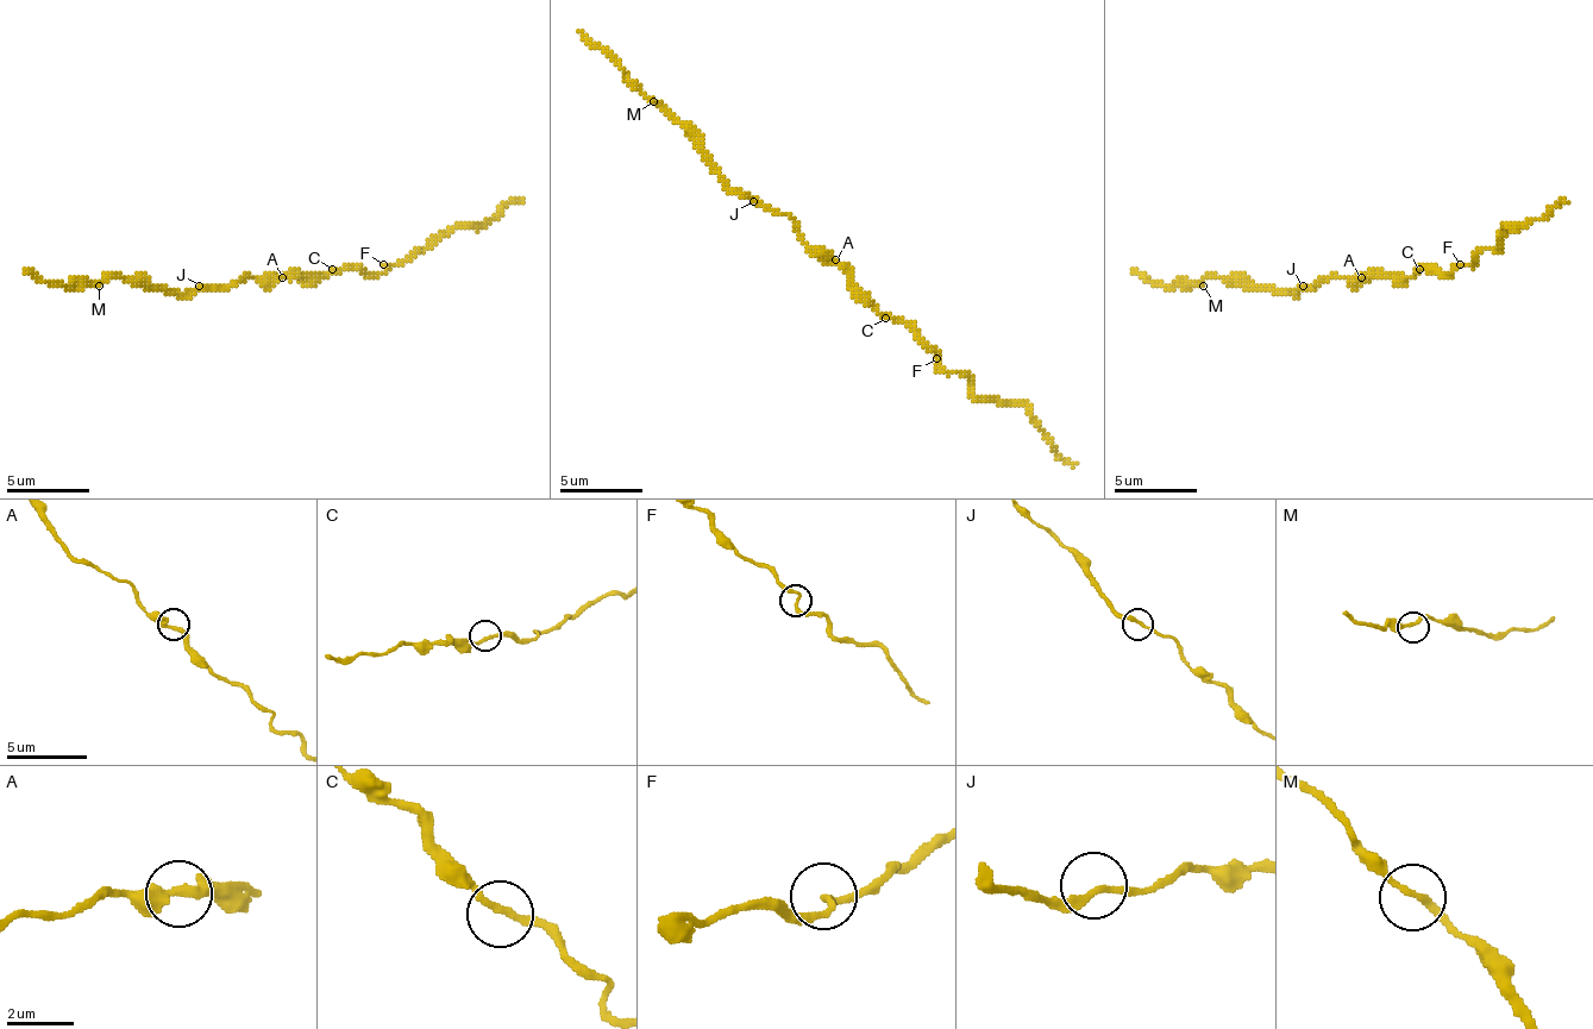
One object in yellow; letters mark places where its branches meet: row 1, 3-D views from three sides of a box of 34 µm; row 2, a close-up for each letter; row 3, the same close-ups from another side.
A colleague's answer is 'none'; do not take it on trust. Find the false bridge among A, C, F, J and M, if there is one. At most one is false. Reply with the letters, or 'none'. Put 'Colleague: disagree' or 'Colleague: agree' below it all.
none
Colleague: agree

